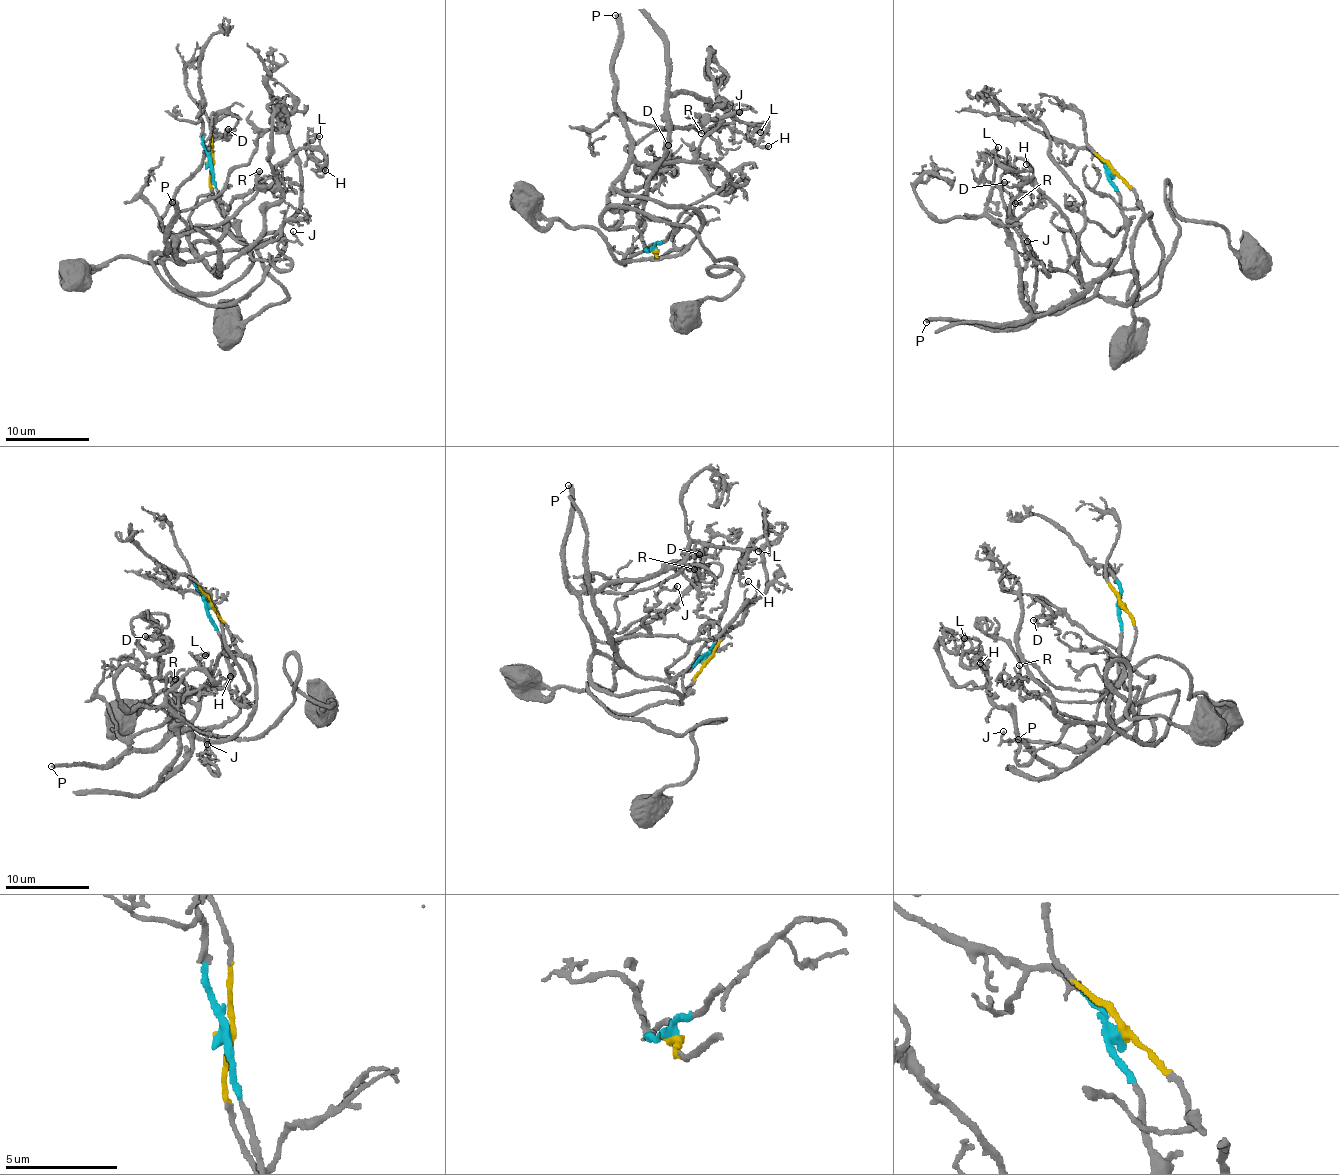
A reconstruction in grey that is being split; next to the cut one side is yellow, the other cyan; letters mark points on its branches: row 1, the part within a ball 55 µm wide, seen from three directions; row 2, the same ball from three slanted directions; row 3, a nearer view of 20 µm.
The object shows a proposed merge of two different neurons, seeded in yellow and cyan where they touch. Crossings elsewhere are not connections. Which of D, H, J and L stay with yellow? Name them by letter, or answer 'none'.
D, J

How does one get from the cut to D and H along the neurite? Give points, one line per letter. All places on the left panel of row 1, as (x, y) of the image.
D: (208, 161), (251, 267), (213, 292), (184, 291), (166, 269), (177, 236), (161, 219), (228, 129)
H: (208, 163), (224, 235), (195, 250), (217, 275), (259, 235), (283, 162), (308, 145), (315, 172), (326, 170)

